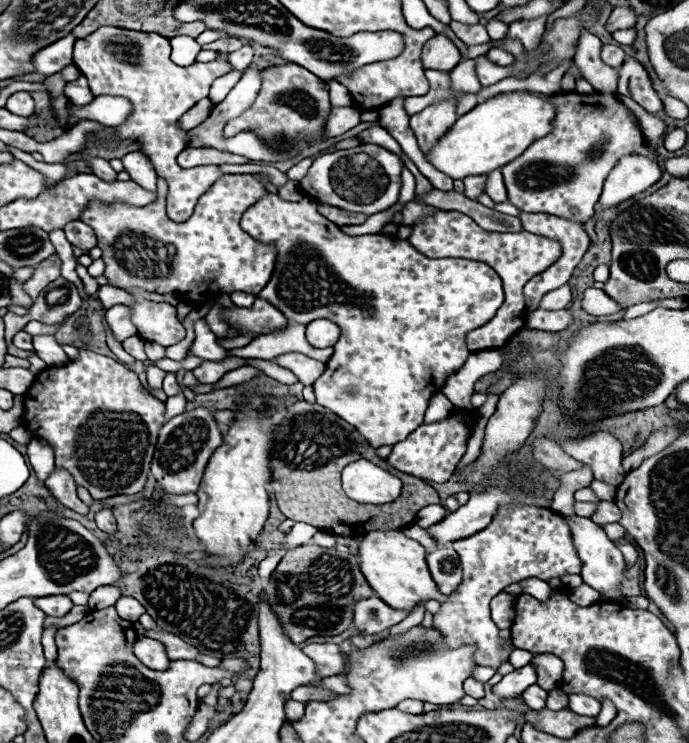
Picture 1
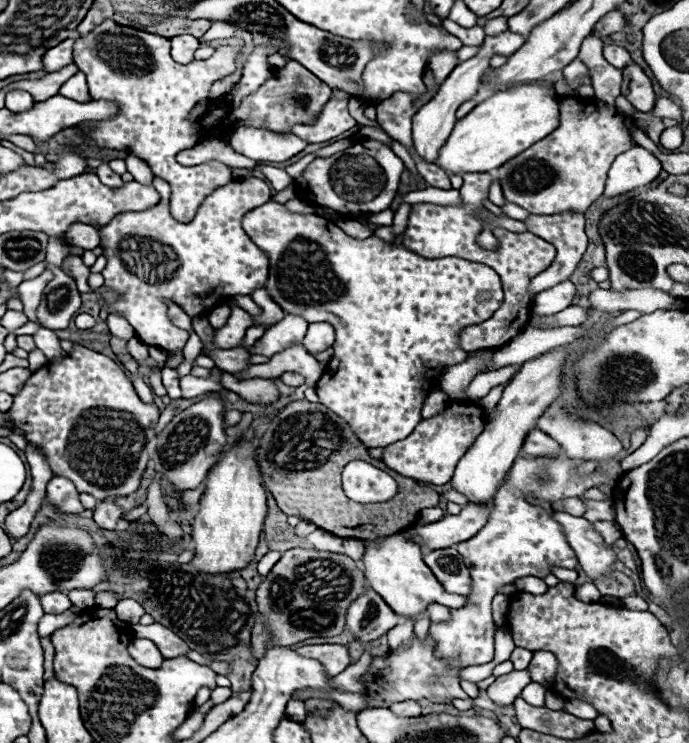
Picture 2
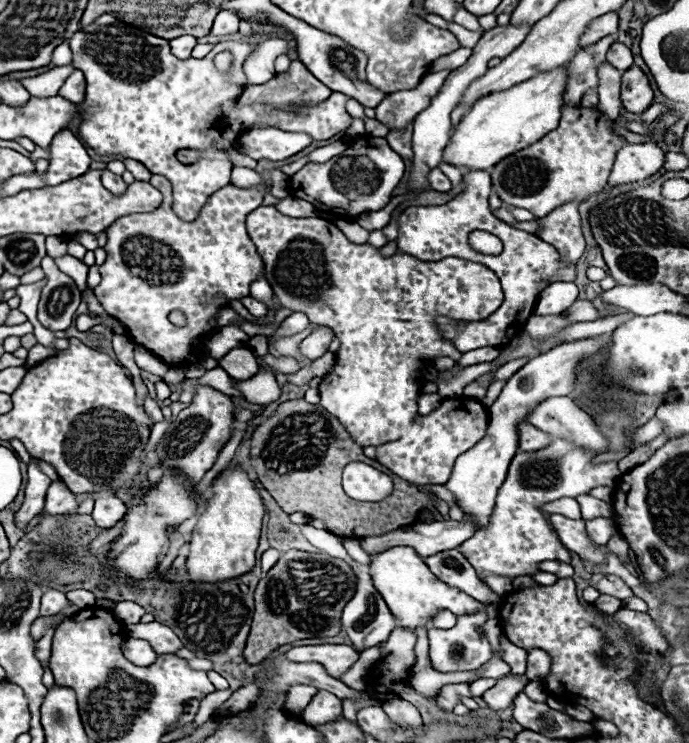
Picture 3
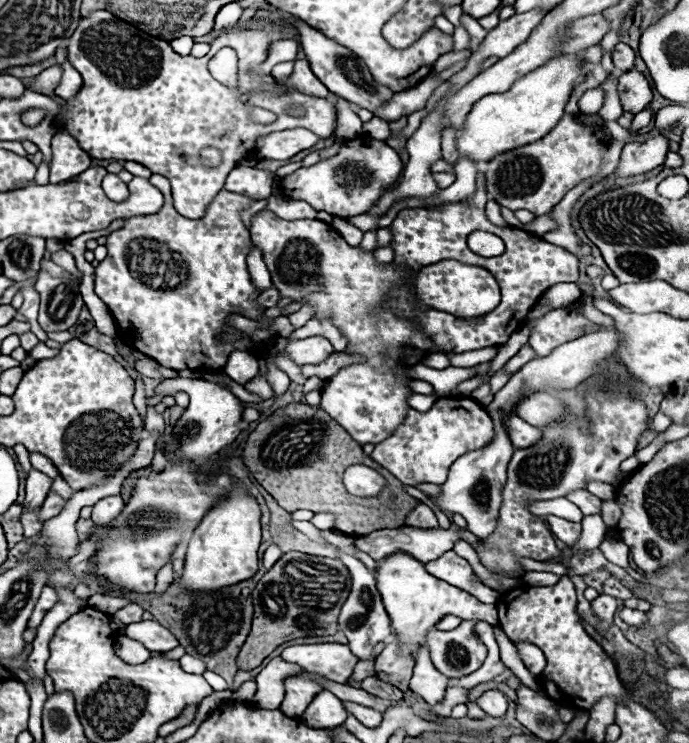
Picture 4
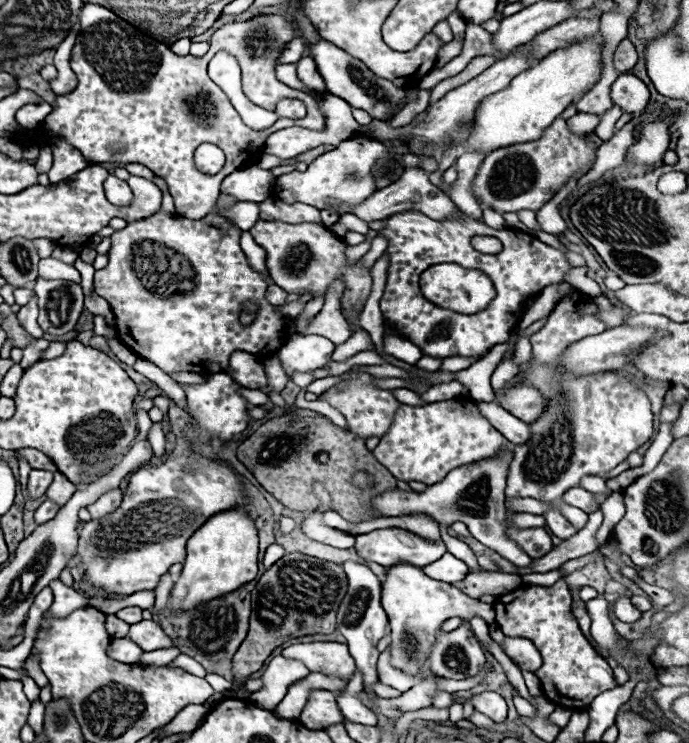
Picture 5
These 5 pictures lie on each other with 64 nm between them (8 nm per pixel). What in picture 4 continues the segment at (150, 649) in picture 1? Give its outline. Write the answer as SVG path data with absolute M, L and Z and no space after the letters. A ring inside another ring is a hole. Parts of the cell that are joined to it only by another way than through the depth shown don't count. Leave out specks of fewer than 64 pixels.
M120 636L116 640L116 656L120 656L124 662L136 664L136 662L146 662L150 658L150 652L140 642Z

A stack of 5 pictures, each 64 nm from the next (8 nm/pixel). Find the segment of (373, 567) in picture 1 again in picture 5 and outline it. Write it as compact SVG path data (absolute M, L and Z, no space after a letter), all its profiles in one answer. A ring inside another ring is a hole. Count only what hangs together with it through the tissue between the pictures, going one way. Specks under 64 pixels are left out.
M398 564L386 570L382 582L382 606L388 614L392 636L392 642L386 648L390 652L390 664L414 678L420 676L420 670L426 666L424 662L428 662L434 638L440 634L440 628L448 618L456 614L476 614L488 624L494 624L494 606L474 600L446 582L426 578L426 574L412 564Z

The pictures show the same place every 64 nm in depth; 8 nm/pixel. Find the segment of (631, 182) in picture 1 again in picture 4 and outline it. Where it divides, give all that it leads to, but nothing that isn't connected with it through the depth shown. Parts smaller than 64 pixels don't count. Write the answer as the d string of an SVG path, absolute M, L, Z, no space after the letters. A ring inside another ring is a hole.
M664 132L648 138L646 142L630 142L624 146L616 176L636 176L650 172L664 164L668 154L668 138Z

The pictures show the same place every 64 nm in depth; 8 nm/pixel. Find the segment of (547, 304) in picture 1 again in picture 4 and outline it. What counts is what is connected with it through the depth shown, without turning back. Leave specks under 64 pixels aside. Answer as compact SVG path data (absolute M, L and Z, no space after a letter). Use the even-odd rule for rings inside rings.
M556 284L556 286L550 286L550 288L542 294L542 298L548 300L550 308L568 306L568 304L576 302L580 296L582 296L582 292L578 290L576 284Z

